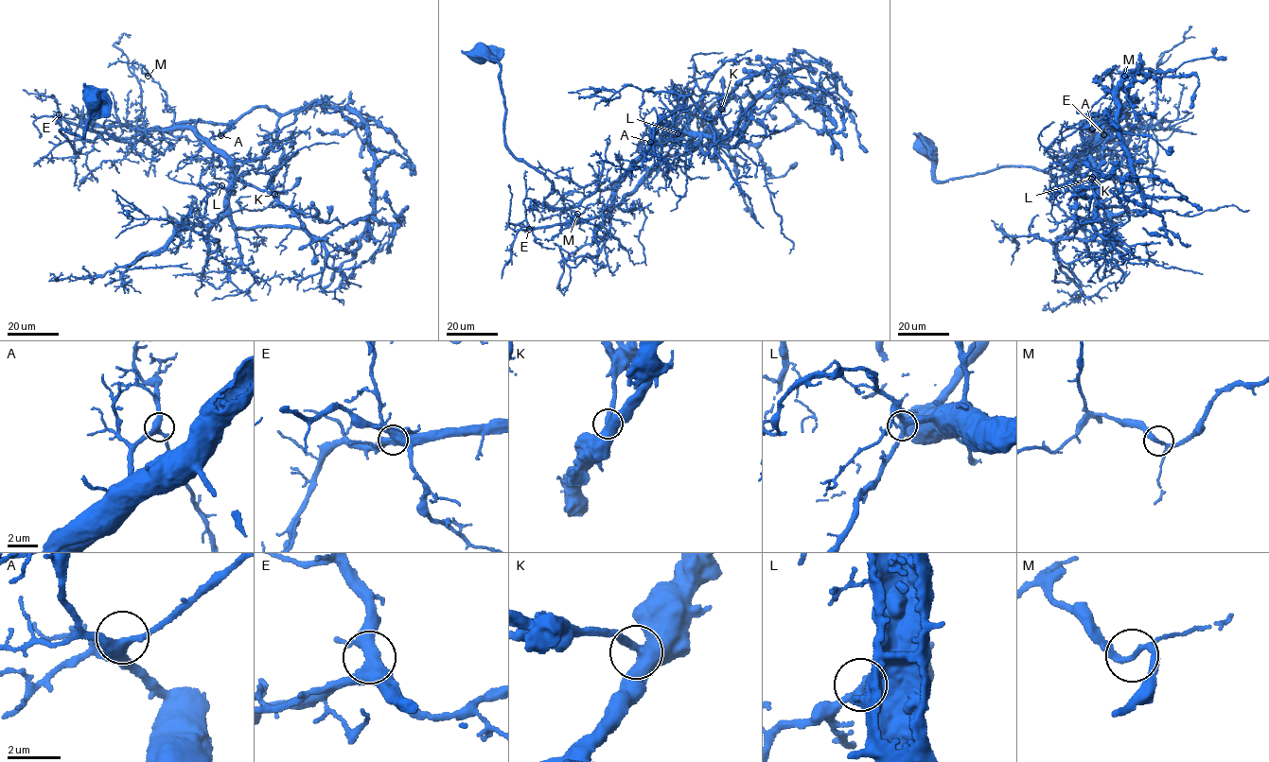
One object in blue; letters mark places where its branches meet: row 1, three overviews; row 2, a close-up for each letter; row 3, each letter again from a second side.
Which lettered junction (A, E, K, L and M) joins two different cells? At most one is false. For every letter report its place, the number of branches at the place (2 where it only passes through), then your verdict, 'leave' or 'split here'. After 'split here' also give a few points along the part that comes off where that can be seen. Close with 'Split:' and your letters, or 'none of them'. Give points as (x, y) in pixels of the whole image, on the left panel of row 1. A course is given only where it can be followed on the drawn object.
A: at (220, 135); 3 branches meet; leave
E: at (59, 114); 3 branches meet; leave
K: at (274, 194); 3 branches meet; leave
L: at (221, 185); 3 branches meet; leave
M: at (148, 76); 3 branches meet; leave
Split: none of them

